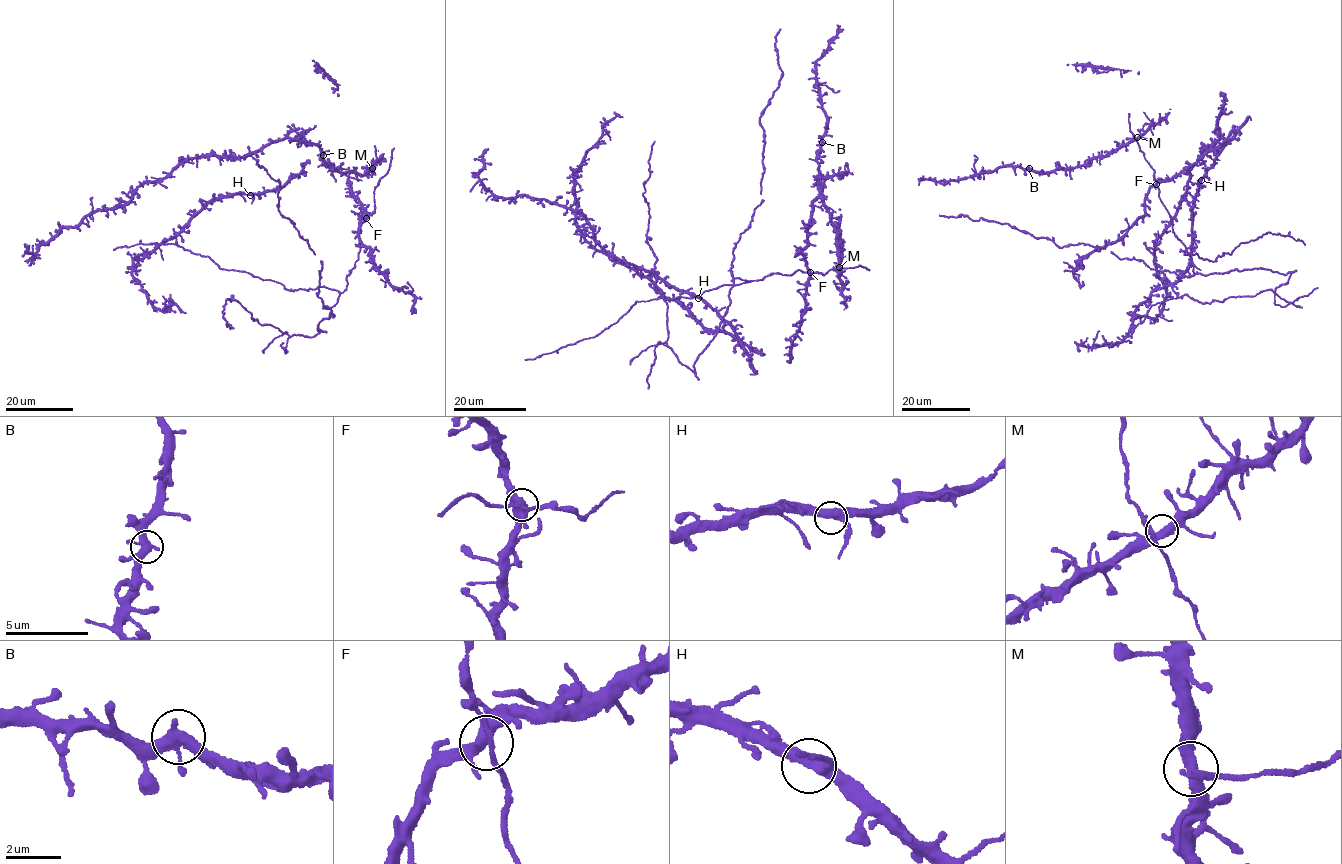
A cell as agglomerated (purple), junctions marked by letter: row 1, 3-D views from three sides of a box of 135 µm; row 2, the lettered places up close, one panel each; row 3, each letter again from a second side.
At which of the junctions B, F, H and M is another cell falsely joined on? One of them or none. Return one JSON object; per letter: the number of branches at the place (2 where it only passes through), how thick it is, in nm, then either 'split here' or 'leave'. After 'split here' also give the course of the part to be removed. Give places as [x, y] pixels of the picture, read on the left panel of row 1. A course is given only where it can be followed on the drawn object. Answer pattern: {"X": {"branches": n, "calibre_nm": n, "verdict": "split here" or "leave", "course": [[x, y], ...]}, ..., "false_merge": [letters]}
{"B": {"branches": 3, "calibre_nm": 360, "verdict": "leave"}, "F": {"branches": 3, "calibre_nm": 360, "verdict": "leave"}, "H": {"branches": 3, "calibre_nm": 360, "verdict": "leave"}, "M": {"branches": 3, "calibre_nm": 360, "verdict": "leave"}, "false_merge": []}

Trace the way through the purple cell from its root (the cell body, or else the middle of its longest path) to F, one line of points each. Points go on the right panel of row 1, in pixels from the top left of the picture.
F: (1190, 166), (1156, 184)

